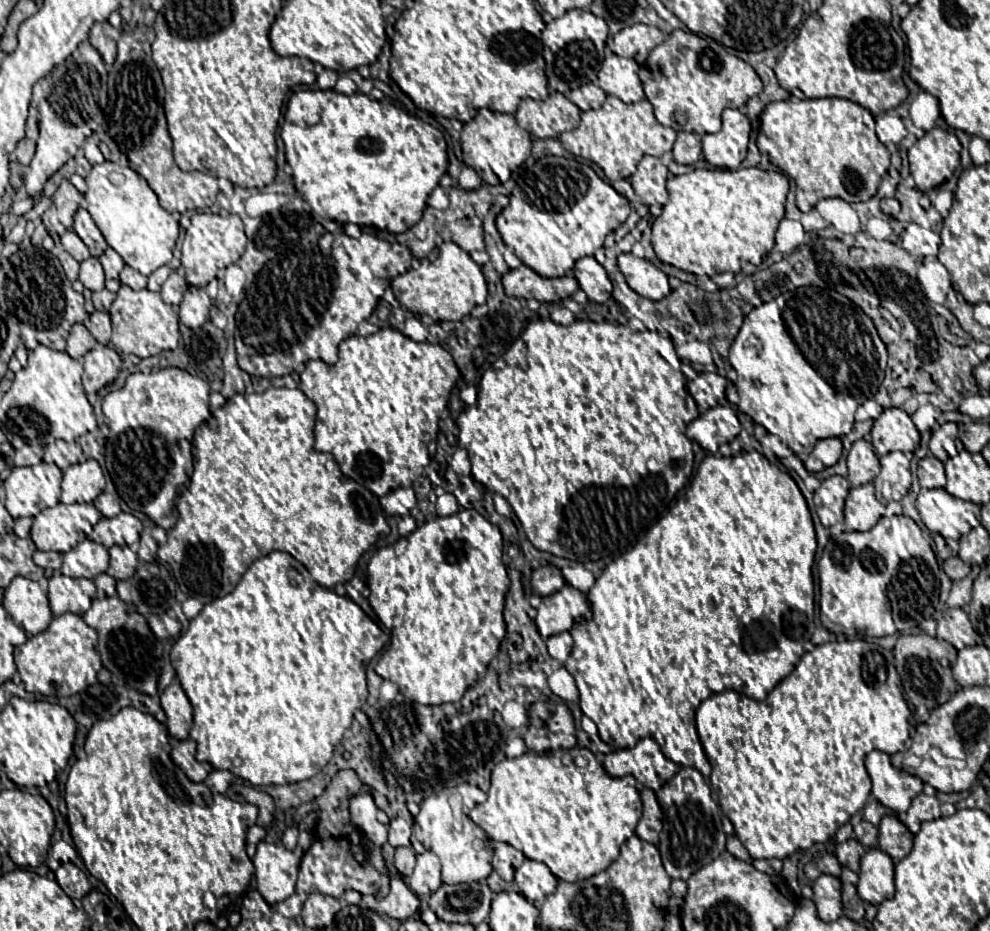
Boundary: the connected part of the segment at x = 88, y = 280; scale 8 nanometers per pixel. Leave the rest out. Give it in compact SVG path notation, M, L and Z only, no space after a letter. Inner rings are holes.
M90 257L90 259L82 261L80 263L80 277L78 279L90 291L102 291L104 289L104 271L102 271L100 261L96 257Z

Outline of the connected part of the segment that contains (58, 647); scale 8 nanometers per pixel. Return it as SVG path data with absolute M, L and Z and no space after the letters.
M66 613L54 617L50 627L38 635L32 635L22 647L14 649L14 661L28 693L40 693L44 697L70 697L86 691L98 683L96 675L102 669L100 655L95 646L98 634L84 623L80 615Z

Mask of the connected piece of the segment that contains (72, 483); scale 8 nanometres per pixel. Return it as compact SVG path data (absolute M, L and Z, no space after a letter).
M96 459L70 465L62 479L62 503L92 503L106 487L102 467Z

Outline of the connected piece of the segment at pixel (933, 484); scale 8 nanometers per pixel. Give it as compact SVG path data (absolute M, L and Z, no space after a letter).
M928 455L918 461L918 479L920 487L926 489L938 489L946 485L946 475L944 475L944 465L938 461L934 455Z

